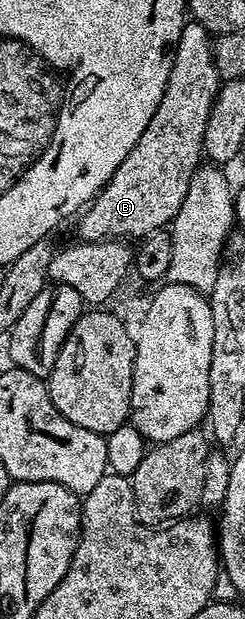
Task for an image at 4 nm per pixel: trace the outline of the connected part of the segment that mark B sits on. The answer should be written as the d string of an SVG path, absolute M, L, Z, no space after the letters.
M186 22L173 53L173 68L163 101L159 101L159 109L155 109L155 117L147 121L147 129L143 129L139 141L135 141L135 149L127 153L123 165L115 169L97 198L84 208L81 224L77 227L81 234L78 236L93 241L124 240L126 237L140 241L153 231L172 224L179 213L179 205L183 205L183 197L187 197L193 172L202 166L203 133L222 82L213 60L209 32L203 25Z

